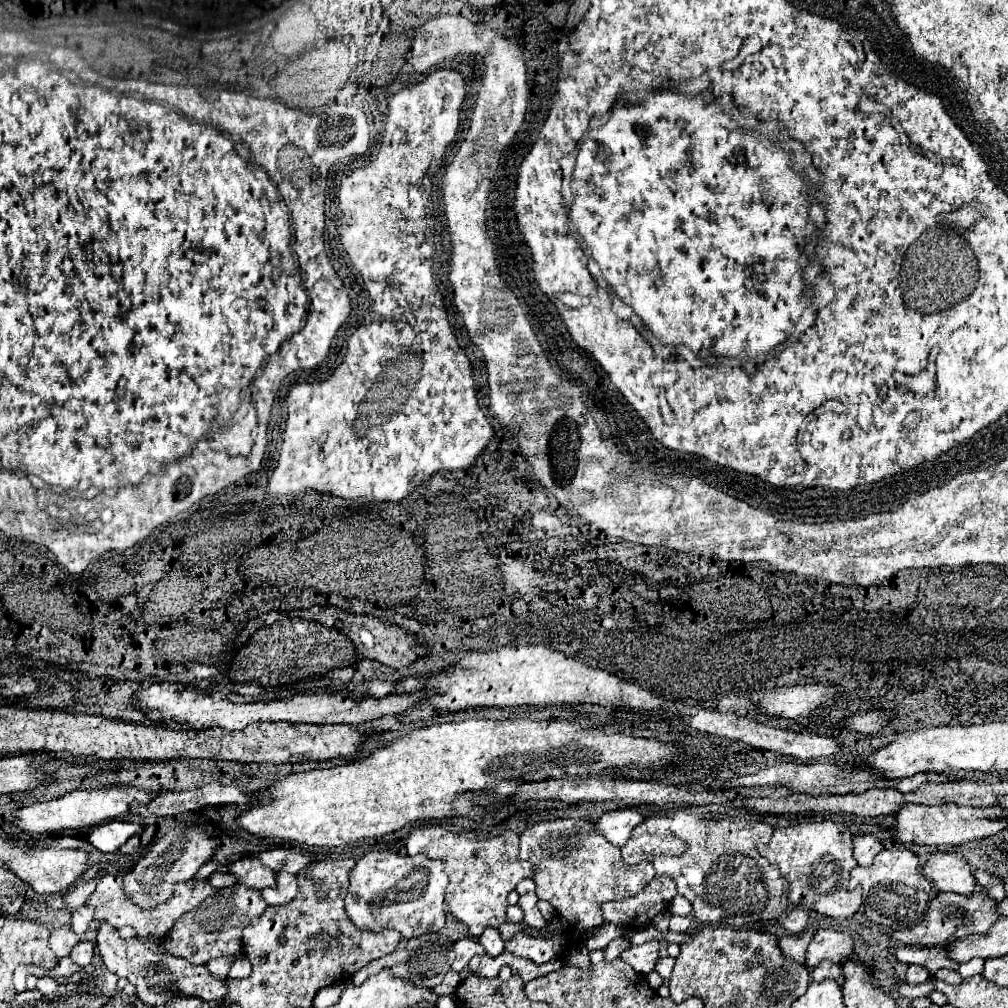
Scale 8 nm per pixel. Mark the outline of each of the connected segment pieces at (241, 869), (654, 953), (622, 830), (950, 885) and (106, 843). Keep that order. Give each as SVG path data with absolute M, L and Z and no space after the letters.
M242 858L228 866L228 872L236 876L238 884L244 884L248 888L264 890L276 884L276 874L270 868L264 868L256 858Z
M648 940L640 946L632 946L632 948L624 950L620 958L626 960L628 964L632 964L634 968L640 966L640 974L650 974L660 958L660 942Z
M610 810L594 822L594 828L614 846L622 846L630 838L632 828L642 820L644 816L638 810Z
M932 854L924 864L922 874L940 892L956 892L968 896L976 886L970 866L958 854Z
M112 820L98 826L94 832L88 834L88 842L96 846L100 852L118 852L118 848L130 840L132 836L142 836L144 826L138 822L120 822Z

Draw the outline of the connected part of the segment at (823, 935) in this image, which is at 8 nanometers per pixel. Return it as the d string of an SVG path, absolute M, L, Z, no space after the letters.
M818 930L806 950L806 968L814 968L816 964L830 960L830 962L840 962L842 958L852 956L854 952L854 942L850 934L836 932L836 930Z

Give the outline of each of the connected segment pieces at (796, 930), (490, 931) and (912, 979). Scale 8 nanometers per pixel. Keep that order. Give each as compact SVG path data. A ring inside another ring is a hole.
M794 908L782 924L790 934L802 934L808 928L808 914L802 908Z
M486 928L482 932L482 936L478 938L478 942L484 946L486 954L492 956L492 958L498 956L504 950L504 940L502 940L502 936L500 936L500 932L496 928Z
M908 966L908 970L906 970L908 984L922 984L922 982L926 982L926 978L930 978L930 974L922 966Z

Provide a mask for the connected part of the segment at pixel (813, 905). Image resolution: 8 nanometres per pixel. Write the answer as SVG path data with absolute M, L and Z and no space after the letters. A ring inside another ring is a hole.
M806 822L786 828L776 828L768 844L758 844L764 856L790 884L788 900L806 910L830 918L848 918L862 904L862 892L848 890L848 874L856 866L852 858L852 832L840 822Z

